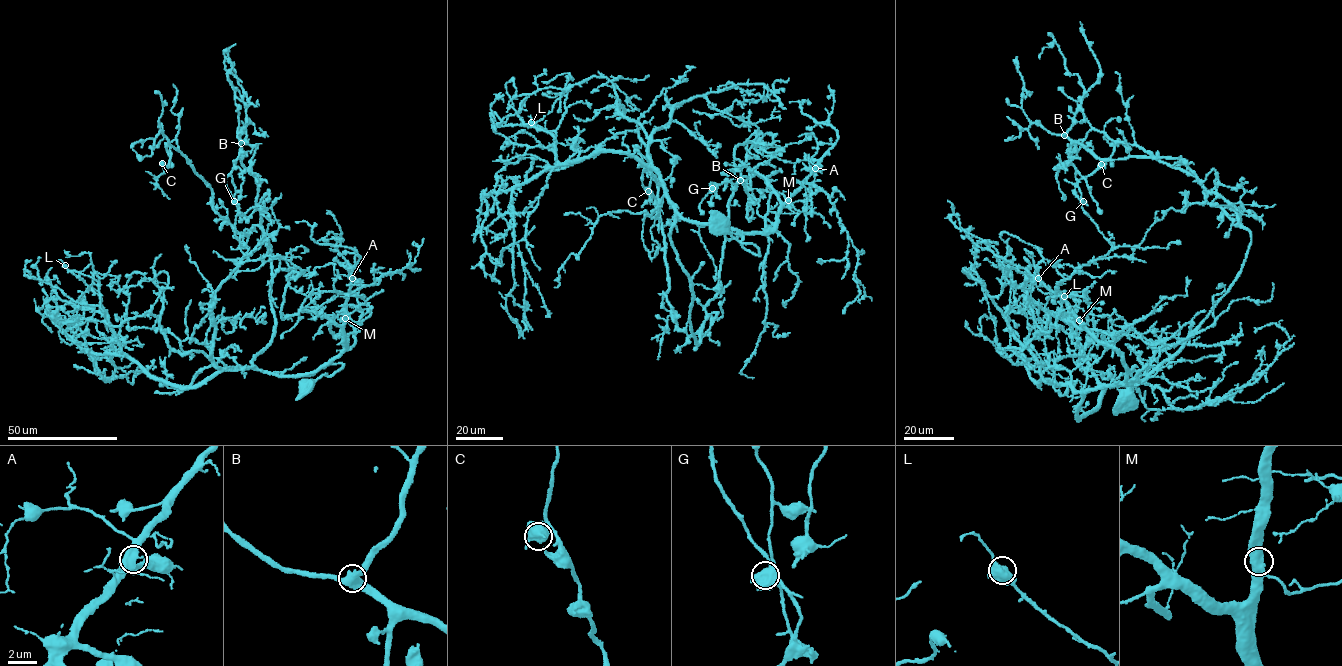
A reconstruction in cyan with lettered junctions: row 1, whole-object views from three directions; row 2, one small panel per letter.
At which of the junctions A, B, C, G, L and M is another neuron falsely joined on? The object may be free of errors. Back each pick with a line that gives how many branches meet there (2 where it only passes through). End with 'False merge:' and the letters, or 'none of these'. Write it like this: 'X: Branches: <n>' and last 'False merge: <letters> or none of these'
False merge: none of these

